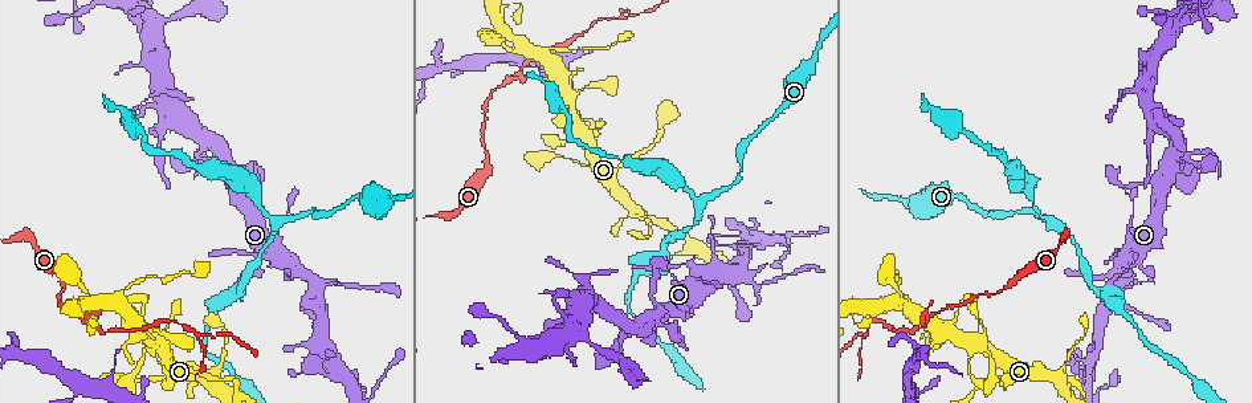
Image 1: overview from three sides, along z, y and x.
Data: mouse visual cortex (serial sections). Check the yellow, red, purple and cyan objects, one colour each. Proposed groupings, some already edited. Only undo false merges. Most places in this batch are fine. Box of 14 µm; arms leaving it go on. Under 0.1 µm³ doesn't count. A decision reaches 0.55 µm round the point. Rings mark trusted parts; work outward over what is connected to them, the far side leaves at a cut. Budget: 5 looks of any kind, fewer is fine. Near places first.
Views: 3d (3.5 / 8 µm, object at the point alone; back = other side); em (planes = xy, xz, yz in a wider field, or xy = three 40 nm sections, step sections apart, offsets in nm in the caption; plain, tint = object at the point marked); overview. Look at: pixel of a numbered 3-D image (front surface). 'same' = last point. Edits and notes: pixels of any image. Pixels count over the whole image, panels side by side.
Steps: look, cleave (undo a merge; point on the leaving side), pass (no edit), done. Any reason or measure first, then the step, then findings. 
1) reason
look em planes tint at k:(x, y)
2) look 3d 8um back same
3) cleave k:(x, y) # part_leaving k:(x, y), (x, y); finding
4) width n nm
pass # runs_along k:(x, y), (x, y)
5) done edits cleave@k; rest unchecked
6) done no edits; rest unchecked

narrows sharply
look 3d 8um at 1:(520, 67)

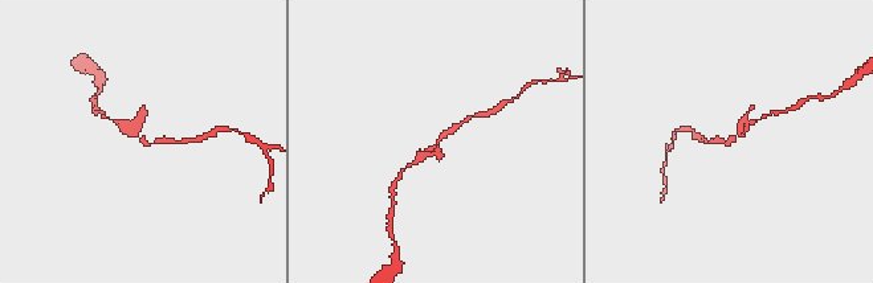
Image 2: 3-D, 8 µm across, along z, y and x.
arm_widths 100, 150 nm
look em xy step 3 tint at 2:(142, 137)

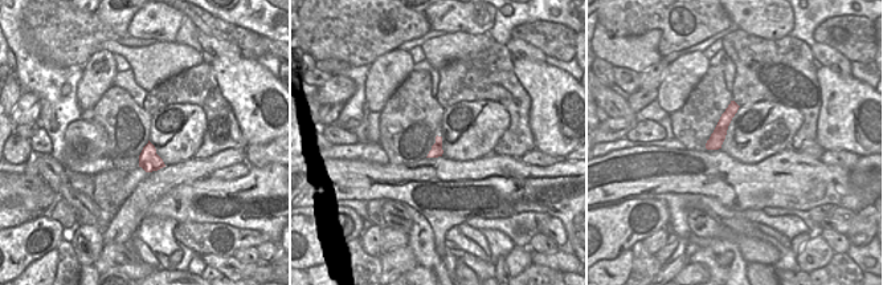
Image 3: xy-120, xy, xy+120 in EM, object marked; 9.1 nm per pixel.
width 110 nm
pass # runs_along 2:(408, 165), (444, 132), (465, 122); all the same cell

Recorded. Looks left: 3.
looks like a crossing
look 3d 3.5um at 1:(150, 19)

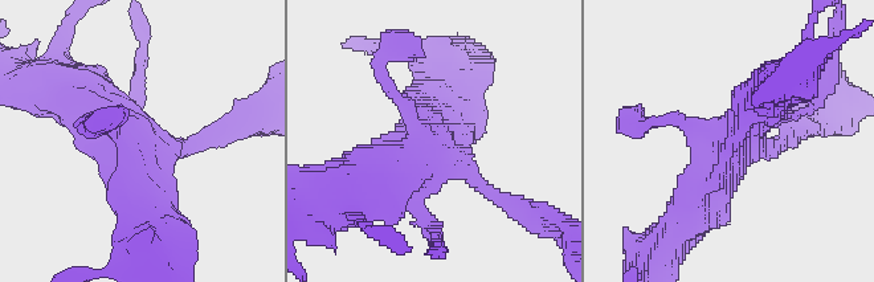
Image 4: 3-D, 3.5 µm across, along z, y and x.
look em xy step 1 tint at 4:(432, 140)

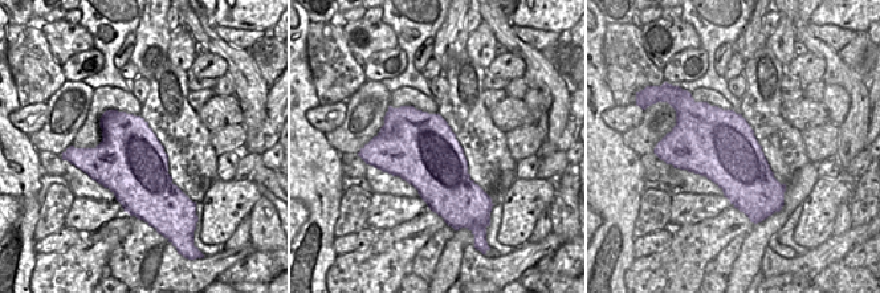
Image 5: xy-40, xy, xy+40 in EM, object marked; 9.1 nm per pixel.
pass # runs_along 4:(685, 221), (728, 139), (770, 95); continuous, no second cell

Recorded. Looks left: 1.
done no edits; rest unchecked

